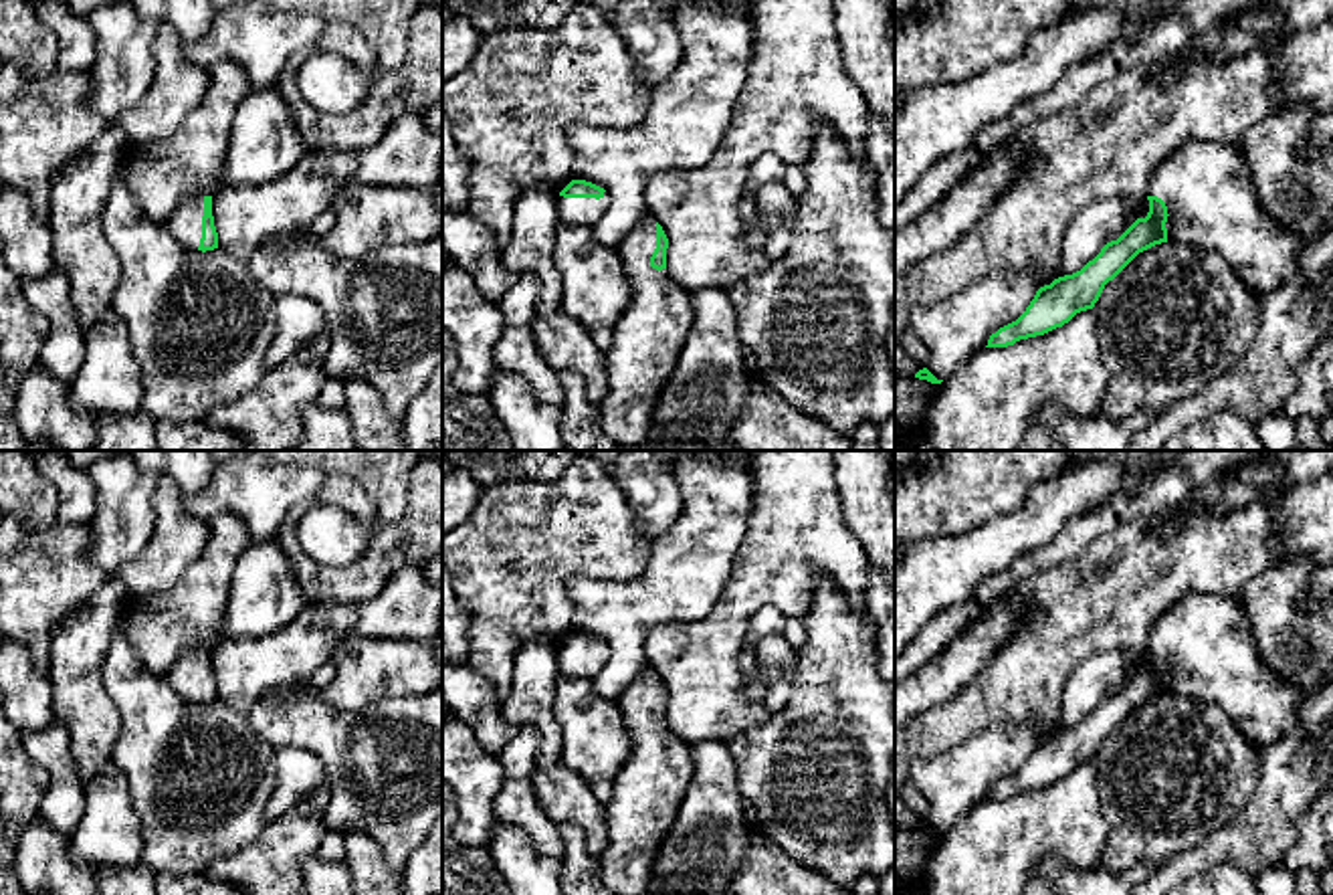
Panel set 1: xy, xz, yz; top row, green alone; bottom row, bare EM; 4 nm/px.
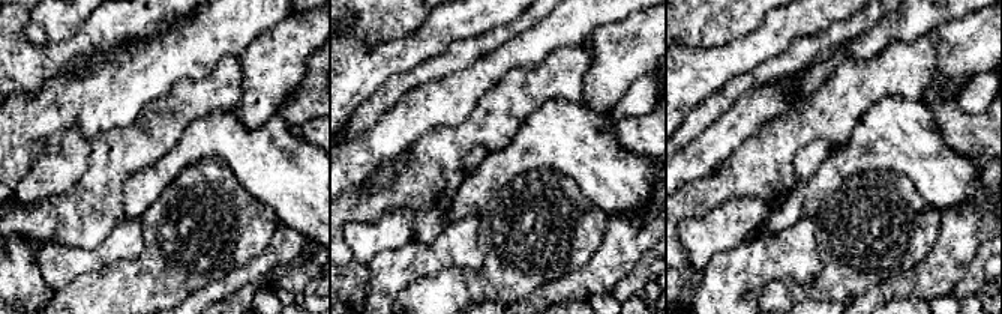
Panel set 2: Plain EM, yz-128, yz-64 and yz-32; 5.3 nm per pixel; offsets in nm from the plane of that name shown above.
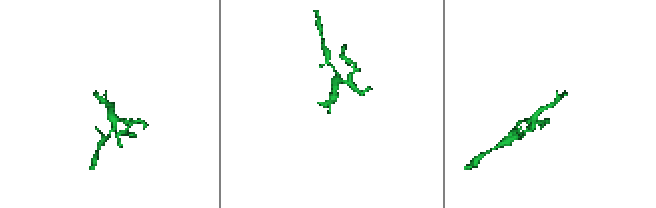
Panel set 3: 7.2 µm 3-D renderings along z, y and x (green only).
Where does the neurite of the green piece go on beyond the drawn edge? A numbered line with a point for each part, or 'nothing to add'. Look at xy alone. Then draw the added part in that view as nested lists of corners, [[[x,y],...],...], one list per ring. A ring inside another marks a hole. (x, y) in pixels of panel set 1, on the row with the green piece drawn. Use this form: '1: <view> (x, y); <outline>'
1: xy (184, 225); [[[204,196],[186,198],[168,218],[166,228],[188,251],[198,251],[202,238]]]

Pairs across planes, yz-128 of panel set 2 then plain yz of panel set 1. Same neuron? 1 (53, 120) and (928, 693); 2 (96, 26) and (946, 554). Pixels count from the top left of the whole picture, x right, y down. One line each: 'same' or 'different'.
1: same
2: same

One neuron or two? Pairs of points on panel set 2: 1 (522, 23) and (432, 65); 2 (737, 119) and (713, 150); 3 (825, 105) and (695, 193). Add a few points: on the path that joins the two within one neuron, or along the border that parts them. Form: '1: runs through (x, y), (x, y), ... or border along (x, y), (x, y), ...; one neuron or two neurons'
1: runs through (500, 35), (464, 51), (455, 59); one neuron
2: runs through (734, 126), (717, 143); one neuron
3: runs through (792, 132), (750, 172), (728, 181); one neuron

